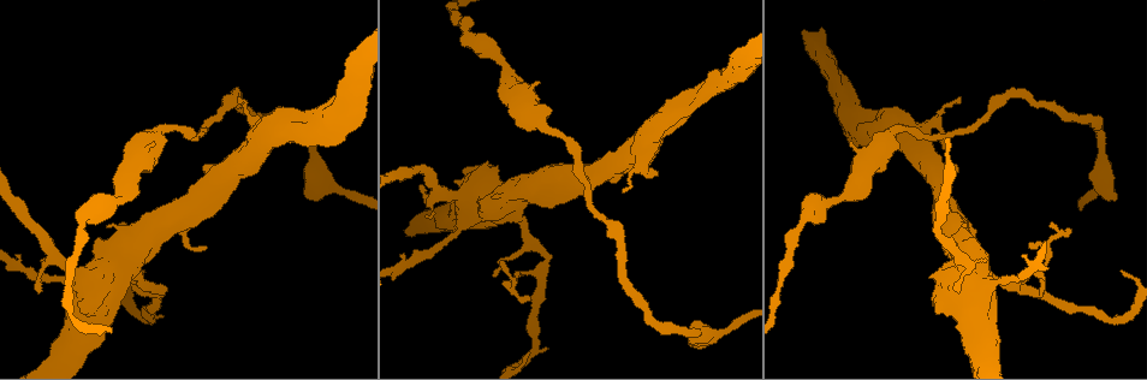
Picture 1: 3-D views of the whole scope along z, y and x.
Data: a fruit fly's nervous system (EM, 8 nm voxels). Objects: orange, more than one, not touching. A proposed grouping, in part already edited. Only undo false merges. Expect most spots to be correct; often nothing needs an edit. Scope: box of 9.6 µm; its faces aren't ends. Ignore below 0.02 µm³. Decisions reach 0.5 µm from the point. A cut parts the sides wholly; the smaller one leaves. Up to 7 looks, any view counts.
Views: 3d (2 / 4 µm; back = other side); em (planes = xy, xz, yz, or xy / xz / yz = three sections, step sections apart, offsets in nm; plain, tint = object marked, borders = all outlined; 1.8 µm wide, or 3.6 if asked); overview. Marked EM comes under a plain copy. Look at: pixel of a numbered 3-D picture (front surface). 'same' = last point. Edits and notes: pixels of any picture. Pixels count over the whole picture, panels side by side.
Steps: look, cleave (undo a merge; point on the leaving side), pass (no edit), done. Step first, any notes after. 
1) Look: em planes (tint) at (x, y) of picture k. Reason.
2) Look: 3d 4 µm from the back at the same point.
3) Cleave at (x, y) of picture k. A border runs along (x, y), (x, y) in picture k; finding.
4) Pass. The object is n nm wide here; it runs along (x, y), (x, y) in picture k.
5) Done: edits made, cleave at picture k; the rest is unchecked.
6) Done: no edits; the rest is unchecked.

Look: 3d 4 µm at (504, 212) of picture 1. Sudden change in width.

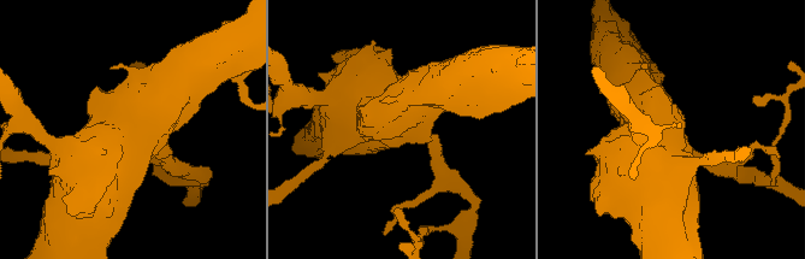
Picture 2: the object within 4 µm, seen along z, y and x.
Look: em 3.6 µm planes (tint) at (403, 128) of picture 2. Need the tissue.

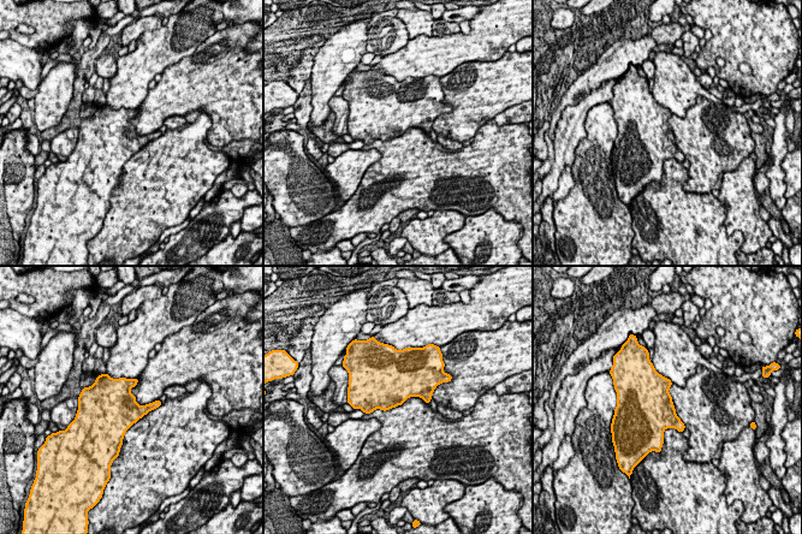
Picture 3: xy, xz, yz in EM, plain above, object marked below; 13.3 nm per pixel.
Pass. Continuous, no second neuron.

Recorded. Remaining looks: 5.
Look: 3d 4 µm at (542, 269) of picture 1.

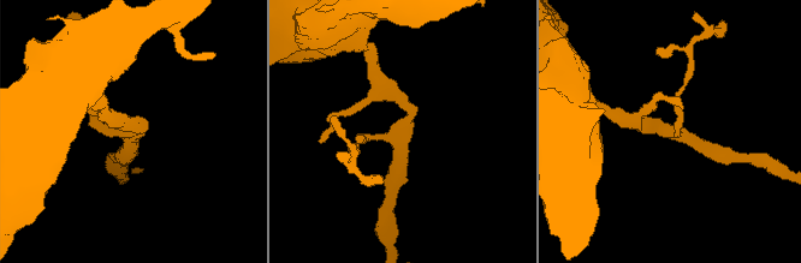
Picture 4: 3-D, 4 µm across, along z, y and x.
Look: em xz step 8 (tint) at (405, 125) of picture 4. 3 arms meet here.

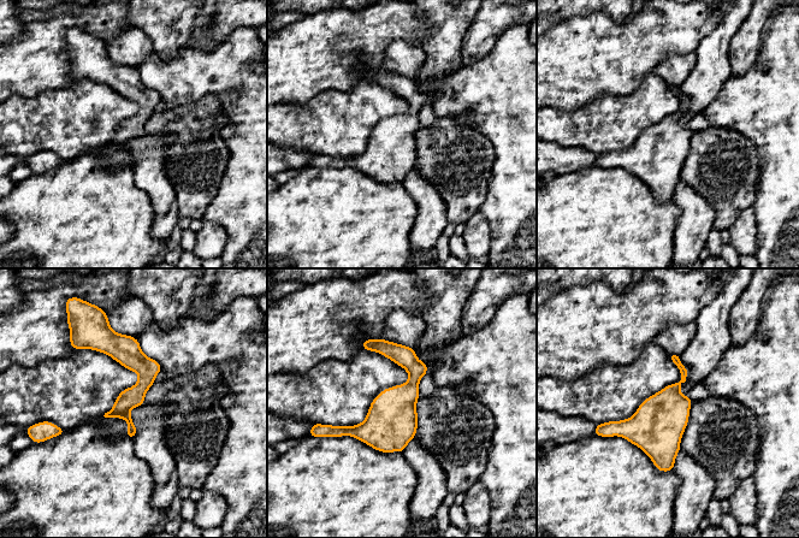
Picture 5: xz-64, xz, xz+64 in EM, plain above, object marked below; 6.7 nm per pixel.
Pass. One neuron here.

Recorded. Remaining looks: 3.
Look: em 3.6 µm planes (tint) at (641, 151) of picture 1. Sharp bend.

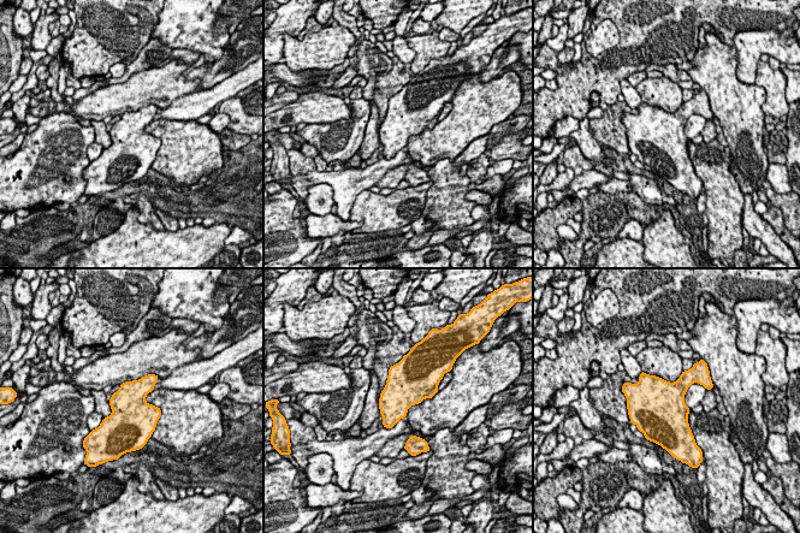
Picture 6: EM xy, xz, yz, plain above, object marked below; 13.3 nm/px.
Pass. Continuous, no second neuron.

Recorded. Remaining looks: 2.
Done: no edits; the rest is unchecked.

